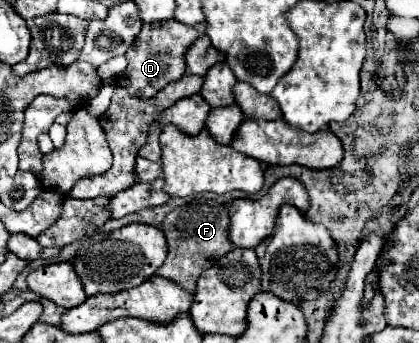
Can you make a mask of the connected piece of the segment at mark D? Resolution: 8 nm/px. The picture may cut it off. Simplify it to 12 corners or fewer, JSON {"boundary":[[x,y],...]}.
{"boundary":[[149,23],[117,77],[151,99],[185,75],[185,51],[205,23]]}

